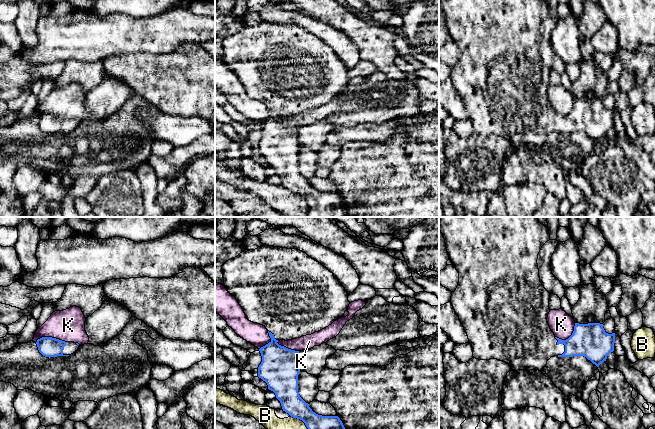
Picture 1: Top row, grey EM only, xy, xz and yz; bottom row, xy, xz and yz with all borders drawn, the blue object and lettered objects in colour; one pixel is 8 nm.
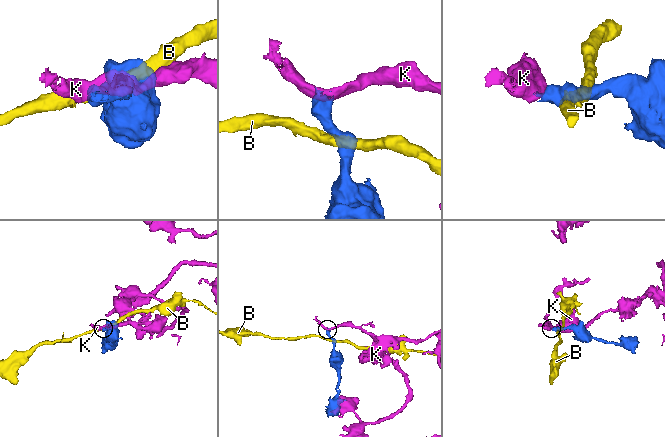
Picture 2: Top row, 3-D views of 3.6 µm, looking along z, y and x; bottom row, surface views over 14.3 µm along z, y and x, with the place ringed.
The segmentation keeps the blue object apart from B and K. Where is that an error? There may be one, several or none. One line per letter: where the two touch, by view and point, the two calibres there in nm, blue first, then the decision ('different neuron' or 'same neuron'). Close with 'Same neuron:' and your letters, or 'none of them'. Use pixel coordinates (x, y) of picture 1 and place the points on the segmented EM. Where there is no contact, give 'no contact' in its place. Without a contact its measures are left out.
B: xz (300, 419) | 180/140 nm | different neuron
K: xy (51, 337) | 160/260 nm | different neuron
Same neuron: none of them

